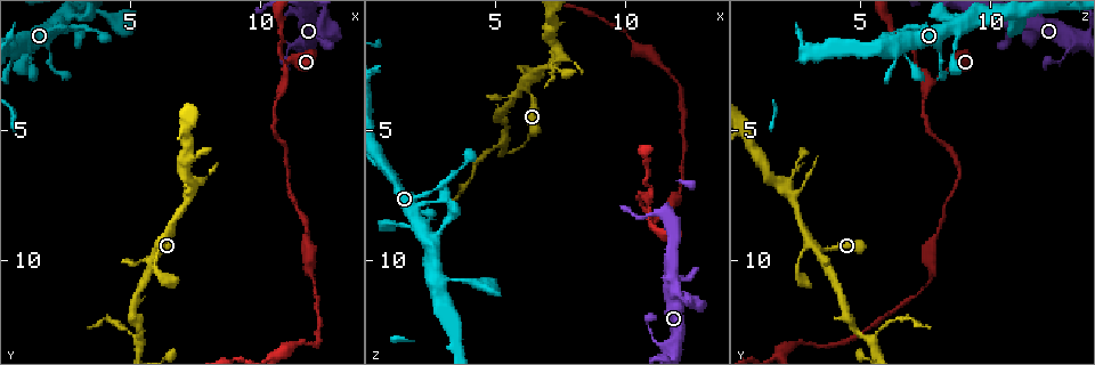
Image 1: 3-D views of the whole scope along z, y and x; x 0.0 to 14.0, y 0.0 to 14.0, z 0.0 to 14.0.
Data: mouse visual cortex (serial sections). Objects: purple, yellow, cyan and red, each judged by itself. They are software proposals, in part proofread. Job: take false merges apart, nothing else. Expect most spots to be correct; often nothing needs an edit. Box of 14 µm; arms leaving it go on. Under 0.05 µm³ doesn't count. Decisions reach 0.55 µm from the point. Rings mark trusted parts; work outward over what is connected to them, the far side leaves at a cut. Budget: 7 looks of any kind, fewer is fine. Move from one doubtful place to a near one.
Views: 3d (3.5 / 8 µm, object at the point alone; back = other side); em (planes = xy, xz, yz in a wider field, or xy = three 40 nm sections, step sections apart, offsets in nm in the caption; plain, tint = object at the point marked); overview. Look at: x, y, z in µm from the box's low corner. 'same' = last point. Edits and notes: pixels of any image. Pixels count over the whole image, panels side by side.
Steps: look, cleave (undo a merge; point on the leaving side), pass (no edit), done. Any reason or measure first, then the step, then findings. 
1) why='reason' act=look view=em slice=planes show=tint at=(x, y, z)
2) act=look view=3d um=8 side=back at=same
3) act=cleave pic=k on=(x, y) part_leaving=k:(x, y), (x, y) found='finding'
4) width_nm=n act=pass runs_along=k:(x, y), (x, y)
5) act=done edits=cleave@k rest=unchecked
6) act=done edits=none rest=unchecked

why='calibre changes' act=look view=3d um=3.5 at=(10.9, 3.2, 7.7)

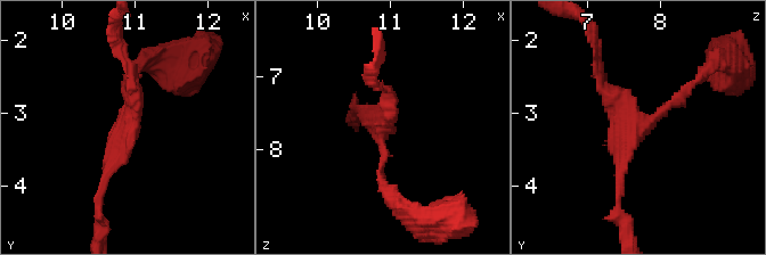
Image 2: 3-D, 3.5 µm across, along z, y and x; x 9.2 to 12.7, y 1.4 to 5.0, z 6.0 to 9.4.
why='need the tissue' act=look view=em slice=planes show=tint at=(10.85, 3.20, 7.70)

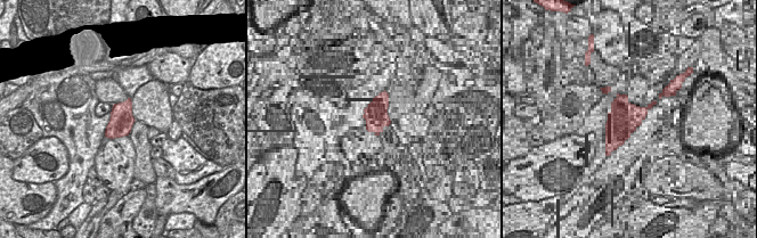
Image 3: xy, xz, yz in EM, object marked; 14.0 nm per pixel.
arms=3 act=pass runs_along=2:(697, 81), (632, 133), (620, 192) found='all the same cell'

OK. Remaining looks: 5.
why='four or more arms meet' act=look view=3d um=3.5 at=(6.2, 9.6, 3.4)

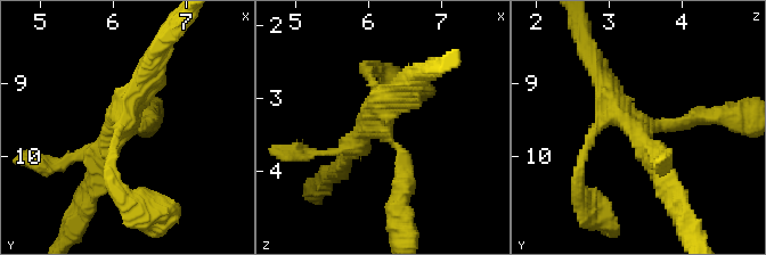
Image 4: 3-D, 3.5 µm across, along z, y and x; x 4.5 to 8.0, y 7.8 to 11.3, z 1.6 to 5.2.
arms=4 arm_widths_nm=200,250,300,350 act=look view=em slice=xy step=1 show=tint at=(6.25, 9.60, 3.55)

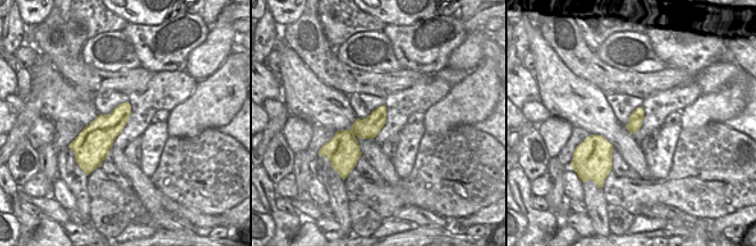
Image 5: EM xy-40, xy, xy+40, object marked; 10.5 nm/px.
width_nm=220 act=pass runs_along=4:(709, 115), (630, 122), (602, 76) found='one cell here'

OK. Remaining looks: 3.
why='three arms meet' act=look view=3d um=3.5 at=(5.4, 13.0, 5.3)

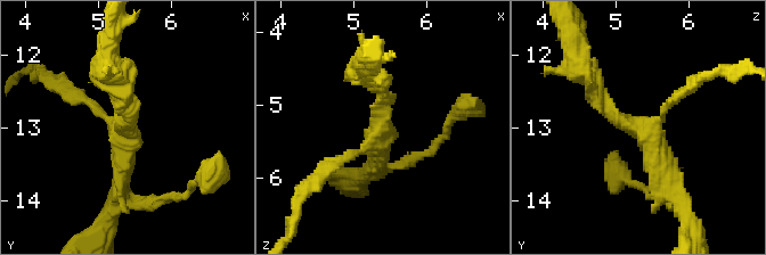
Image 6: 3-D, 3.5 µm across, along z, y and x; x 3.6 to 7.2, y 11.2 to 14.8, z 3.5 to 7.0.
arms=3 arm_widths_nm=150,250,250 why='shape alone is not enough' act=look view=em slice=xy step=2 show=tint at=(5.35, 13.05, 5.35)

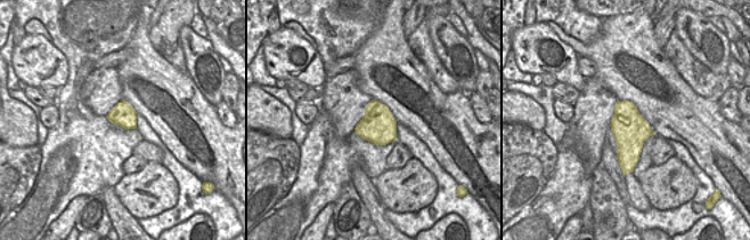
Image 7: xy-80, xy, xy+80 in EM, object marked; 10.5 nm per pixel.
act=cleave pic=6 on=(64, 92) part_leaving=6:(99, 112), (37, 70) found='two cells meet here'

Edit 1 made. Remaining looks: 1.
act=done edits=cleave@6 rest=unchecked

